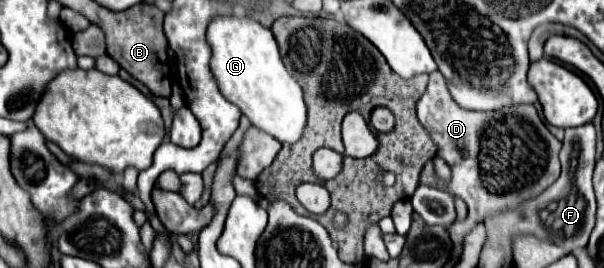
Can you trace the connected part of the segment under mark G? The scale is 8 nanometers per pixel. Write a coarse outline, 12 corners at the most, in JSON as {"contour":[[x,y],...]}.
{"contour":[[207,27],[213,75],[253,127],[297,143],[307,107],[271,29]]}

